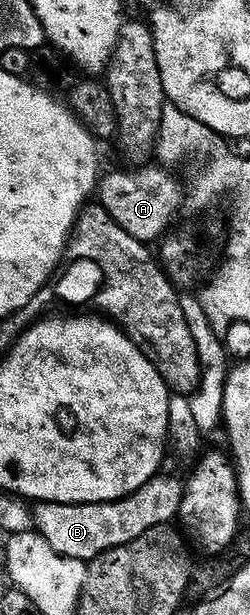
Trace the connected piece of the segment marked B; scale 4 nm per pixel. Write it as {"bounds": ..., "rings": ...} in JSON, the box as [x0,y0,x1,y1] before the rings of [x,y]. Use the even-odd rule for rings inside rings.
{"bounds":[32,476,185,563],"rings":[[[158,476],[143,484],[134,494],[129,494],[117,502],[97,504],[59,504],[42,502],[32,507],[33,525],[36,533],[55,548],[64,558],[74,558],[90,563],[100,554],[114,550],[116,546],[127,544],[143,532],[156,526],[172,523],[181,512],[181,497],[185,495],[182,479]]]}

